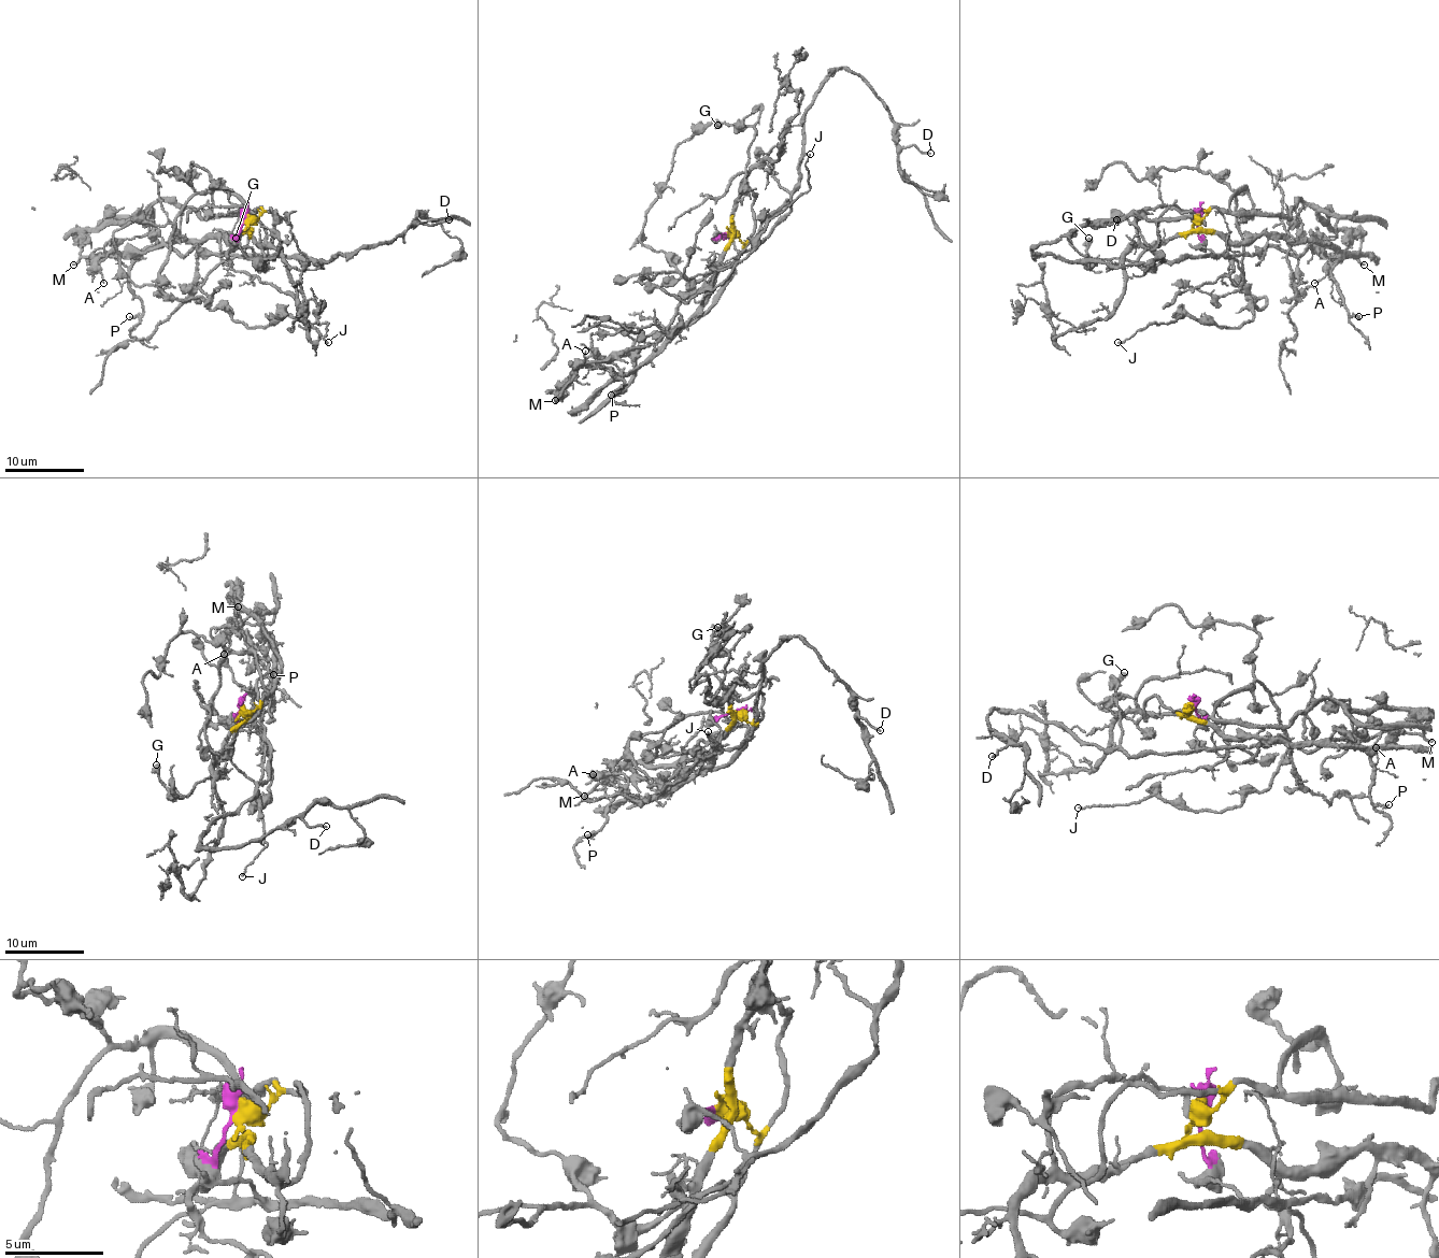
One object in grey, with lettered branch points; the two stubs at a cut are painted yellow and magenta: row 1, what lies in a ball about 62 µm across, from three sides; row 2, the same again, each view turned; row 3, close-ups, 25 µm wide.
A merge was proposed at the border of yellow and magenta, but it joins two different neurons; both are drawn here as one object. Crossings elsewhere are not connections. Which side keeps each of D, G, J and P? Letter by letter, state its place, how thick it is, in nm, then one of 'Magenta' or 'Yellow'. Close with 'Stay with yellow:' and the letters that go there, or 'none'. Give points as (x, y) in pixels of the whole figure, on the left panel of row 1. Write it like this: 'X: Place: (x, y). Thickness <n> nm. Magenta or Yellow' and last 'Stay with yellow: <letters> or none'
D: Place: (449, 219). Thickness 170 nm. Magenta
G: Place: (236, 238). Thickness 550 nm. Yellow
J: Place: (328, 342). Thickness 140 nm. Yellow
P: Place: (129, 316). Thickness 200 nm. Yellow
Stay with yellow: G, J, P

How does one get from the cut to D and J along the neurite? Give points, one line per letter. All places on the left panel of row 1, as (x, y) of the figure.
D: (246, 219), (241, 247), (258, 255), (300, 255), (316, 265), (390, 243), (416, 222), (435, 225), (449, 219)
J: (246, 219), (260, 209), (223, 189), (195, 194), (157, 283), (246, 327), (284, 315), (326, 323), (328, 343)

